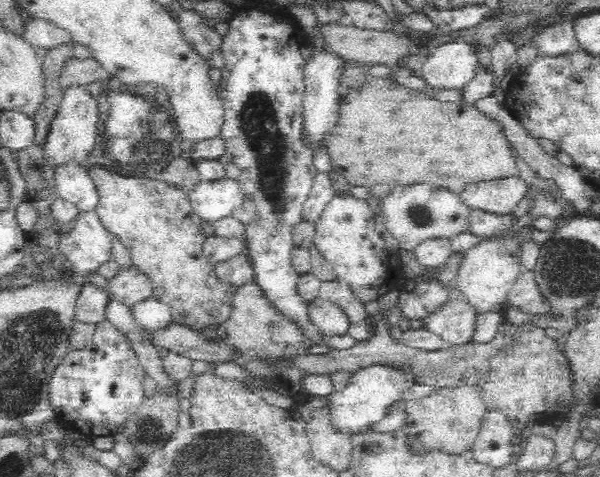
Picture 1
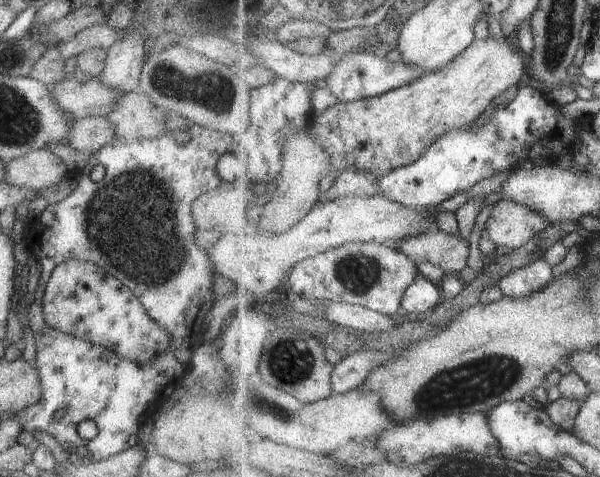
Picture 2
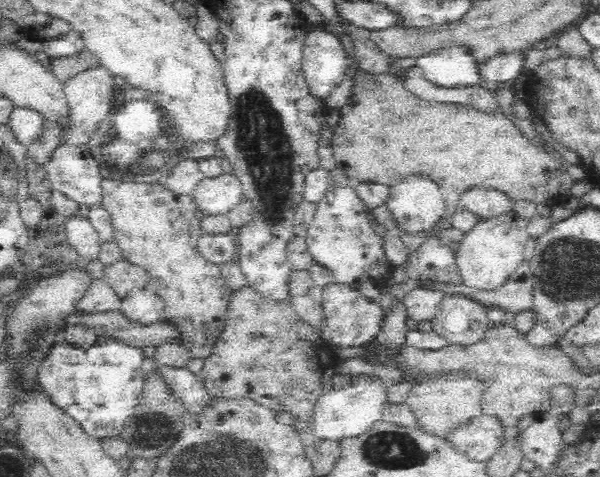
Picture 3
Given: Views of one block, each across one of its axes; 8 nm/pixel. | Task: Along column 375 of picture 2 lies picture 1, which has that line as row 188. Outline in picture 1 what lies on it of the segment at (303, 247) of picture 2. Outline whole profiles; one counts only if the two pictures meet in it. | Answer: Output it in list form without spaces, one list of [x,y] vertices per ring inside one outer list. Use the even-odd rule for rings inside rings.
[[[238,180],[201,181],[189,194],[193,211],[205,222],[214,222],[232,214],[248,195]]]

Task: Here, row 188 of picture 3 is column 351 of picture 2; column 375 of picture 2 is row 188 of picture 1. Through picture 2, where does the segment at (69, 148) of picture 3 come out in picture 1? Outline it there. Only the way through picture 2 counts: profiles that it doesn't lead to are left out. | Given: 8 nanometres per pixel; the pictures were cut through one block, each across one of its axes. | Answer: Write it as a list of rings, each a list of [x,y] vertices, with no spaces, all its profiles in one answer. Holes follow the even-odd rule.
[[[73,159],[53,168],[55,190],[59,198],[76,205],[80,213],[94,211],[98,190],[88,175],[88,167]]]

